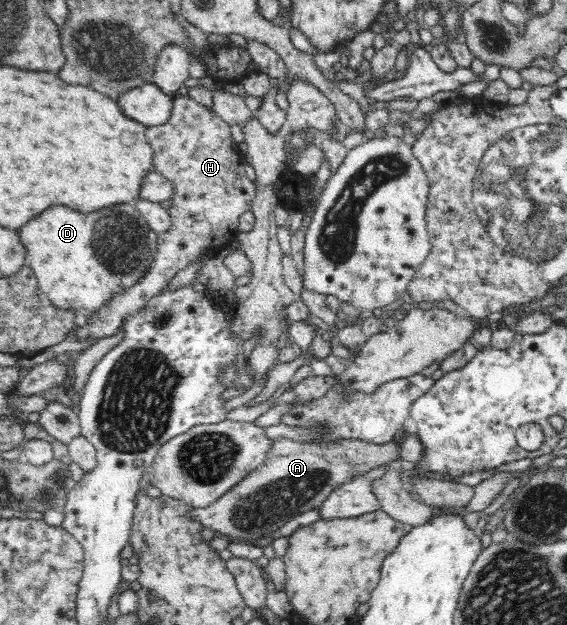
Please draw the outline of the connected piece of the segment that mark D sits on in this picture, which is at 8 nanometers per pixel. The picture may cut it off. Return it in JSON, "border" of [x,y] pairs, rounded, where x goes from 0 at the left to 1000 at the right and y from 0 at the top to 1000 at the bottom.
{"border":[[[212,328],[178,338],[141,344],[123,334],[95,331],[74,347],[53,354],[34,370],[37,387],[46,397],[46,422],[56,430],[72,467],[88,485],[109,498],[173,501],[205,472],[236,459],[261,440],[268,418],[279,408],[279,379],[235,328]]]}

